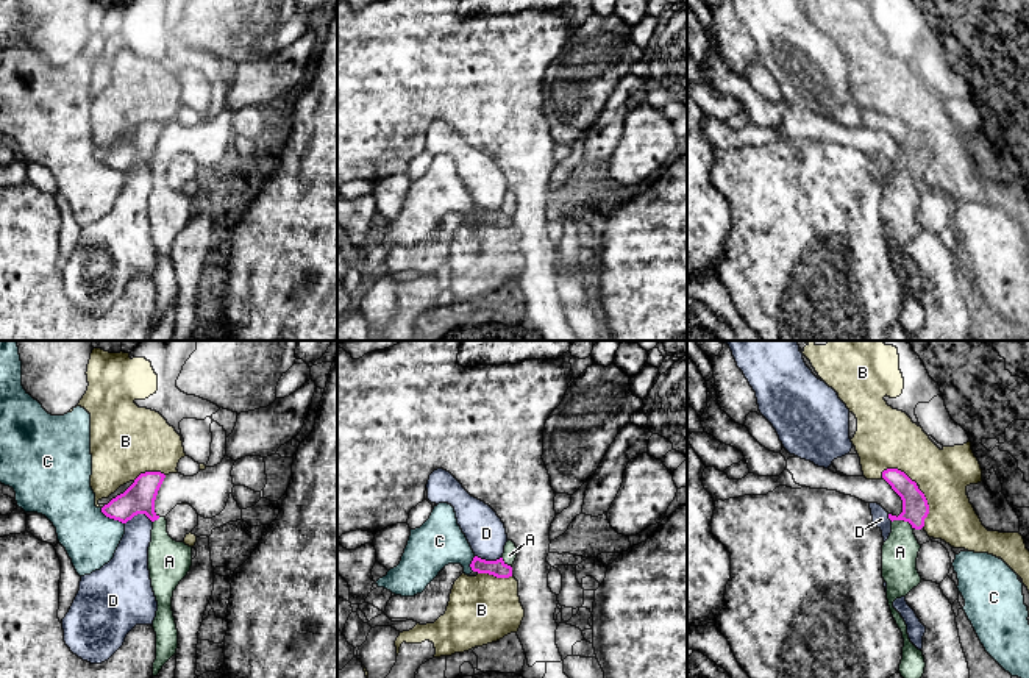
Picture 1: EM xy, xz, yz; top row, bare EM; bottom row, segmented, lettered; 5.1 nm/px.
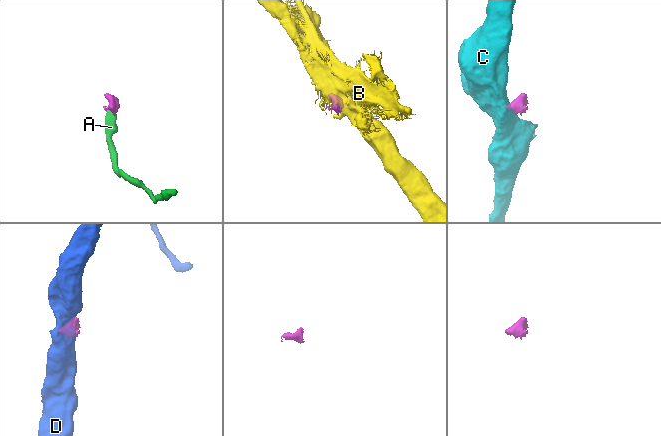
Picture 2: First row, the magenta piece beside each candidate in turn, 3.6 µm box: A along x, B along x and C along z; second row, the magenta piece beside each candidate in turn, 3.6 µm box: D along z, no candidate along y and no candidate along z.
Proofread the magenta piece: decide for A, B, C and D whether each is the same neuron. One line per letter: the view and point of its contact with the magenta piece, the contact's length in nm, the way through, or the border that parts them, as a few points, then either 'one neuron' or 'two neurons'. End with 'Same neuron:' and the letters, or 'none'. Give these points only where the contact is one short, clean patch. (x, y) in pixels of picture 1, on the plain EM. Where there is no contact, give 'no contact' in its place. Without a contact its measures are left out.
A: meets magenta in yz at (903, 169); contact 120 nm long; border along yz (892, 171), (906, 171), (912, 178); two neurons
B: meets magenta in yz at (900, 121); contact 200 nm long; border along yz (881, 122), (900, 119), (917, 133); two neurons
C: meets magenta in xy at (111, 167); contact 150 nm long; border along xy (100, 158), (106, 166), (124, 174); two neurons
D: meets magenta in xy at (138, 163); contact 140 nm long; border along xy (152, 171), (144, 164), (135, 164), (125, 174); two neurons
Same neuron: none

